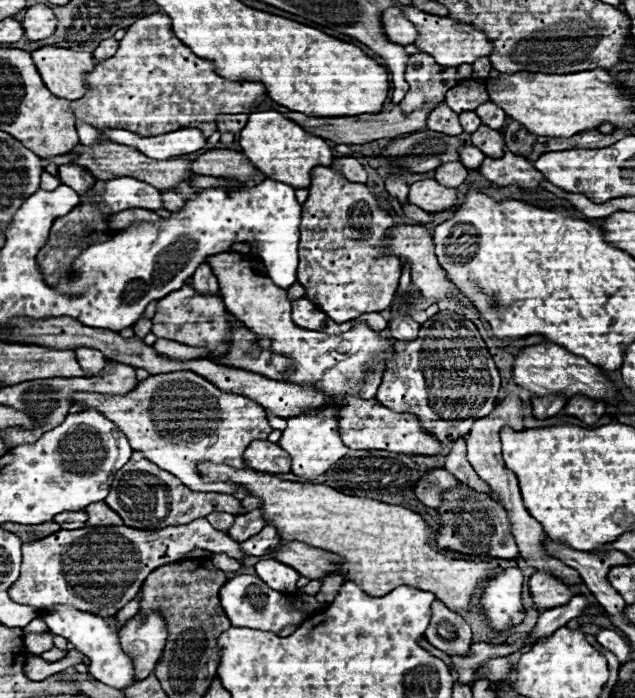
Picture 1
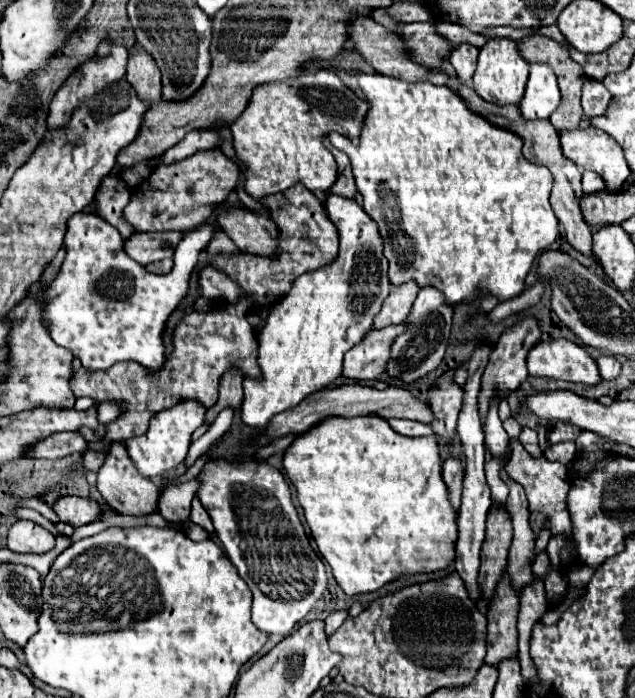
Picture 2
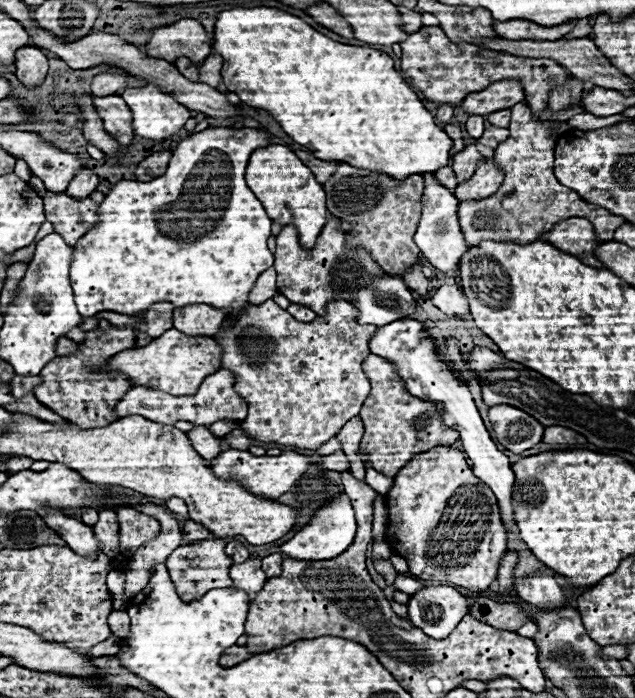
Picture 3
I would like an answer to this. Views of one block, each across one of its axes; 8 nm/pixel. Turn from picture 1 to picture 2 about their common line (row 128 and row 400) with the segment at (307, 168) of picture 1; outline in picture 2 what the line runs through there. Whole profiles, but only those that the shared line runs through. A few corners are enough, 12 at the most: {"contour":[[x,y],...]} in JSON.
{"contour":[[332,194],[338,258],[302,274],[258,334],[240,418],[342,374],[390,294],[378,226]]}

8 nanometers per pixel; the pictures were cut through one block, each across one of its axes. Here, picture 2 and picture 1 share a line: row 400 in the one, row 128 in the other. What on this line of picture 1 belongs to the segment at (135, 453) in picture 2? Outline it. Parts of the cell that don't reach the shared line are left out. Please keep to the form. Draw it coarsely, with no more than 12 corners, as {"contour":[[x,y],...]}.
{"contour":[[198,128],[144,138],[126,130],[100,134],[154,160],[198,152]]}

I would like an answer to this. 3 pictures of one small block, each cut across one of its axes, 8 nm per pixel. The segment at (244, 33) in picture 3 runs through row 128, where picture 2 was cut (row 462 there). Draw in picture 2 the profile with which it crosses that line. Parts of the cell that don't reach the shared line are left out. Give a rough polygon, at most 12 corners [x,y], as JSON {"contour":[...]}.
{"contour":[[328,418],[284,468],[348,596],[454,564],[436,434]]}

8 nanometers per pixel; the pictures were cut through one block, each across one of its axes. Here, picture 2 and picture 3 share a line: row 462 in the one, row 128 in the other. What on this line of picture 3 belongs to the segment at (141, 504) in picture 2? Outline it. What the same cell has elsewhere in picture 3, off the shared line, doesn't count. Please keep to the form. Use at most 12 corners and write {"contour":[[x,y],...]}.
{"contour":[[94,96],[104,132],[120,148],[136,134],[122,96]]}

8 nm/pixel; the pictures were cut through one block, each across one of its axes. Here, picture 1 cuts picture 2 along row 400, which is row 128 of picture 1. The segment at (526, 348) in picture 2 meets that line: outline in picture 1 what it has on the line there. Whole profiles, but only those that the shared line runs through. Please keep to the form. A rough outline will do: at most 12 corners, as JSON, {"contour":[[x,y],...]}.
{"contour":[[480,126],[470,142],[488,158],[502,156],[504,138]]}

